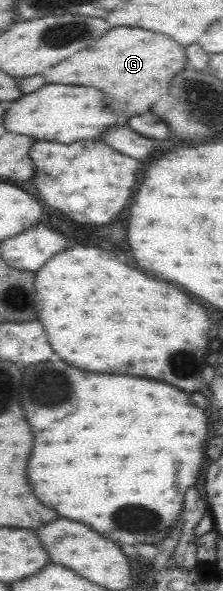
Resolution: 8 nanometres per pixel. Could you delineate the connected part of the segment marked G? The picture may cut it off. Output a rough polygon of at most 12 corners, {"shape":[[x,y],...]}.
{"shape":[[117,27],[41,73],[105,93],[113,113],[147,111],[185,67],[183,49]]}

